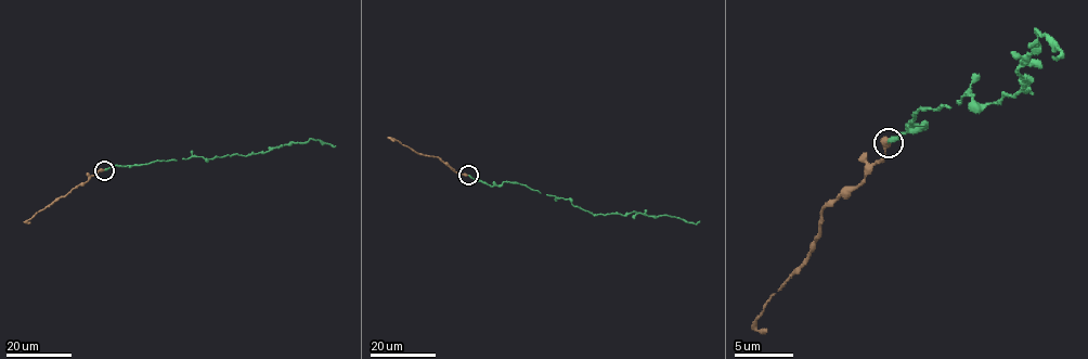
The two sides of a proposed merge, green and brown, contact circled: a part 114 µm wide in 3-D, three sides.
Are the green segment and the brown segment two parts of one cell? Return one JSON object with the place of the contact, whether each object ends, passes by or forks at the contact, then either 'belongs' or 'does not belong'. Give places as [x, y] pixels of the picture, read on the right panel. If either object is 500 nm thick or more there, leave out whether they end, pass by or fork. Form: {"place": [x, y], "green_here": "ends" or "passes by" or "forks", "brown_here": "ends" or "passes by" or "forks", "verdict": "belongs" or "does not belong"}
{"place": [888, 142], "green_here": "ends", "brown_here": "ends", "verdict": "belongs"}

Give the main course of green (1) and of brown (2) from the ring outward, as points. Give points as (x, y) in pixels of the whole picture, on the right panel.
1: (888, 143), (925, 126), (910, 123), (919, 109), (1027, 90), (1019, 73), (1036, 31), (1060, 49), (1051, 55)
2: (888, 143), (881, 158), (860, 181), (823, 208), (814, 246), (755, 319), (755, 328), (767, 328)

